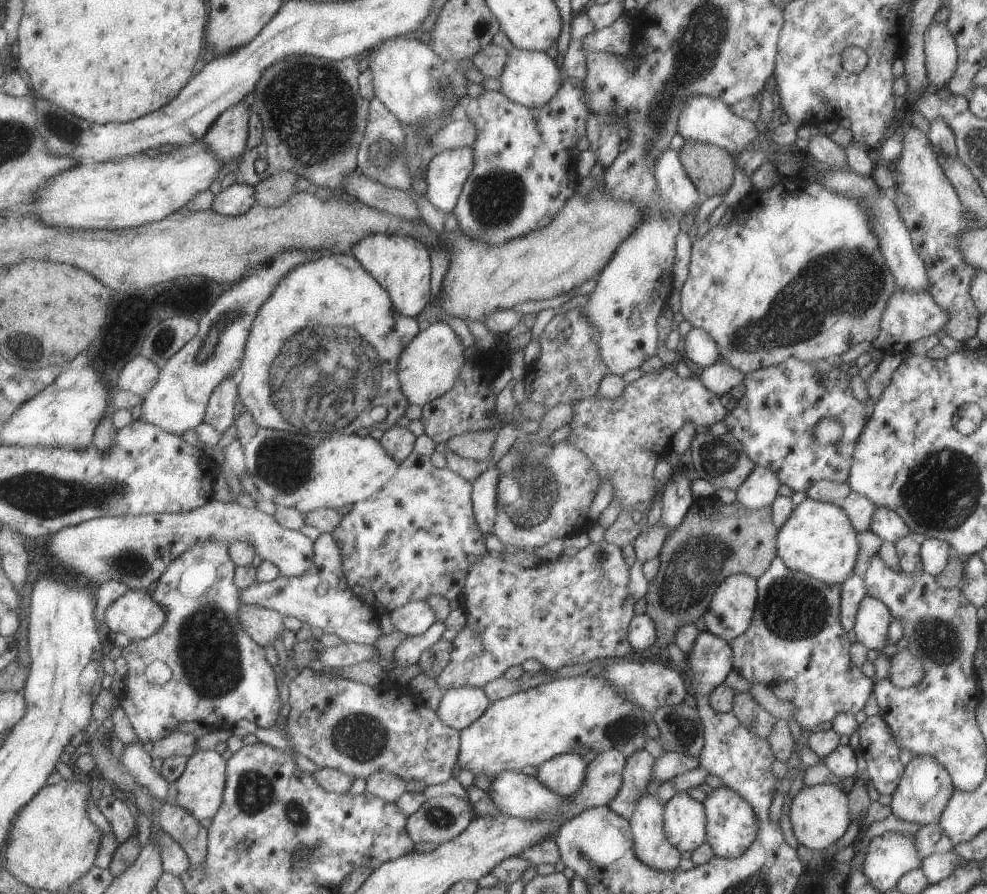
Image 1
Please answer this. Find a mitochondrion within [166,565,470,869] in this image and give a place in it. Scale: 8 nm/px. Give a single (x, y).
(209, 644)

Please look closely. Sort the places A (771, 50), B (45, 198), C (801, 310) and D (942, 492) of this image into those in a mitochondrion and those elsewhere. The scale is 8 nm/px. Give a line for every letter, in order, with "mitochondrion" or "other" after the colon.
A: other
B: other
C: mitochondrion
D: mitochondrion

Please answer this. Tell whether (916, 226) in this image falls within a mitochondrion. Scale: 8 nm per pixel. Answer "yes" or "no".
no

